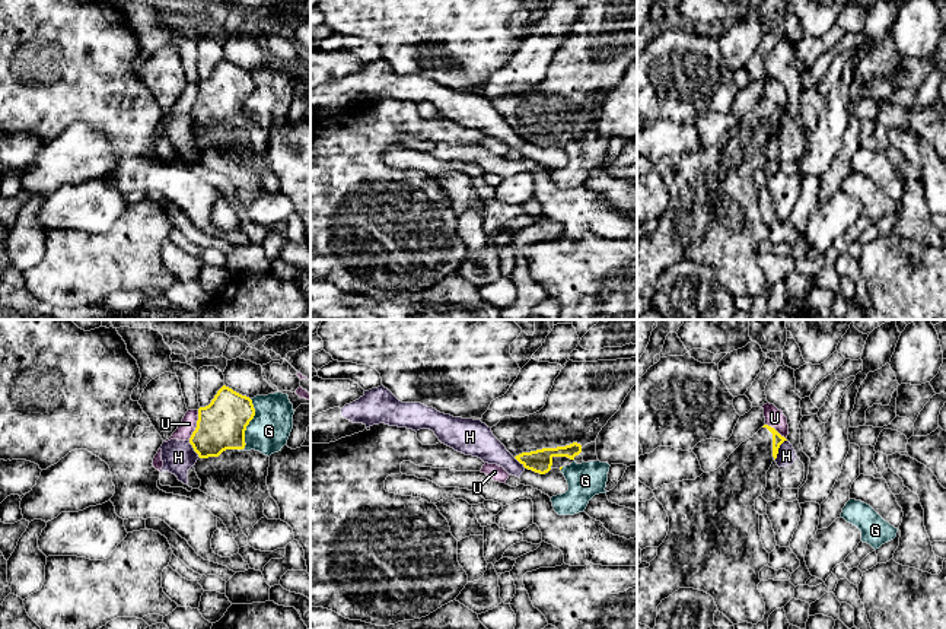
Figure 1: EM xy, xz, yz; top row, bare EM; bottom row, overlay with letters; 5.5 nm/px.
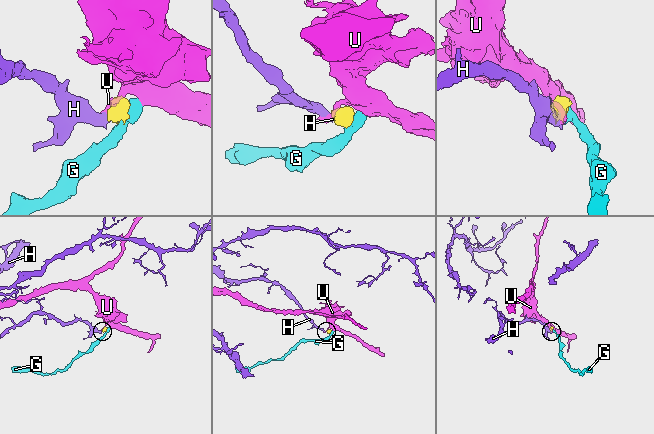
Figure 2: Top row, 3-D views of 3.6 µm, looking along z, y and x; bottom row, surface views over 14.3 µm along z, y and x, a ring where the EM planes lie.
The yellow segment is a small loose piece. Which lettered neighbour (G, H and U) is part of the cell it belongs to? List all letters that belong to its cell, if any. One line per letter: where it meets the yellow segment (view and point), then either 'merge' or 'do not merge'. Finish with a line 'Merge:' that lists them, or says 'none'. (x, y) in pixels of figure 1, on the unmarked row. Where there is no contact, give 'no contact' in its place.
G: xy (248, 97) | do not merge
H: yz (777, 123) | do not merge
U: xy (197, 98) | do not merge
Merge: none

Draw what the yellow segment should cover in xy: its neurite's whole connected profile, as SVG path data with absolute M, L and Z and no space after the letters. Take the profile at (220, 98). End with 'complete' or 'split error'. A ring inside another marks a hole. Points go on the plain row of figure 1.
M223 58L211 76L198 82L189 117L200 131L245 121L245 104L255 89L252 73Z; complete

